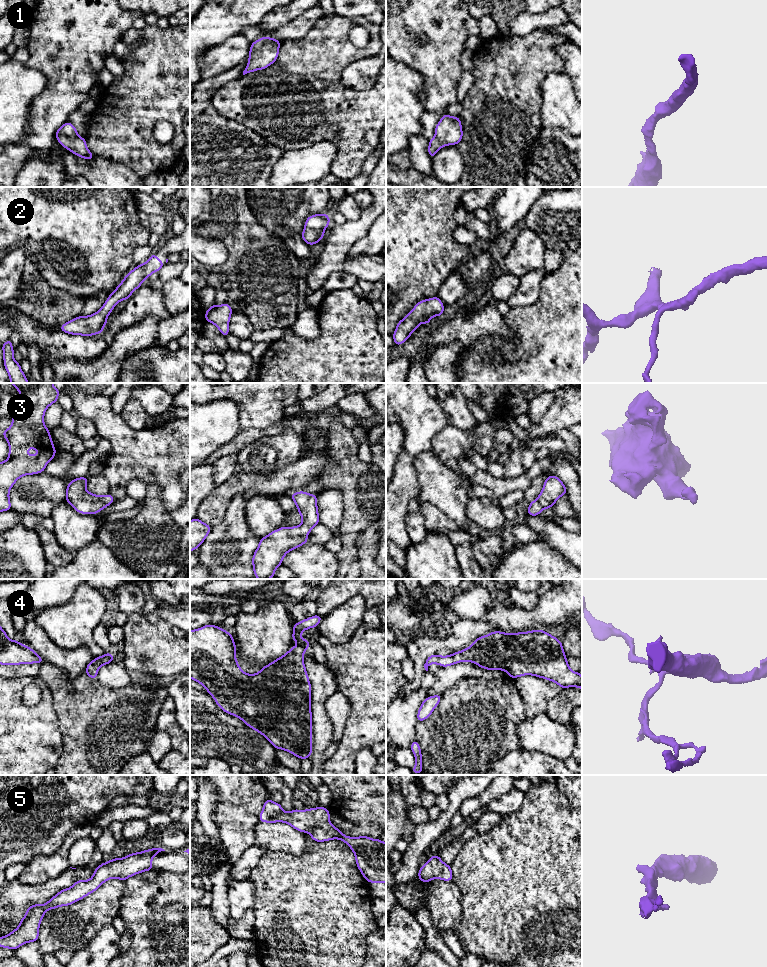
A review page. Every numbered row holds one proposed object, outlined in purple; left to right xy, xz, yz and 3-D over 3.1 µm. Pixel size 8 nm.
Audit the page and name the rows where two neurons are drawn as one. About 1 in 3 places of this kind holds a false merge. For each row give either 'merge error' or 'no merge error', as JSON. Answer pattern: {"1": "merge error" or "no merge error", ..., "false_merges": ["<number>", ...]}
{"1": "no merge error", "2": "no merge error", "3": "no merge error", "4": "no merge error", "5": "no merge error", "false_merges": []}

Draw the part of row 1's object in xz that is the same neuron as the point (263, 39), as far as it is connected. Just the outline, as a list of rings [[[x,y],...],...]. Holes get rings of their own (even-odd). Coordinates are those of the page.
[[[261,37],[251,43],[248,65],[243,71],[243,75],[263,70],[273,64],[278,58],[280,43],[280,41],[269,37]]]

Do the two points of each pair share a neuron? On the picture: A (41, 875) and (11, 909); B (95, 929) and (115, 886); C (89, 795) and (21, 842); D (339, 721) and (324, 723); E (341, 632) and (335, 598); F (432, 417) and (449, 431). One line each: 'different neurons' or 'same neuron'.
A: different neurons
B: same neuron
C: same neuron
D: different neurons
E: different neurons
F: different neurons

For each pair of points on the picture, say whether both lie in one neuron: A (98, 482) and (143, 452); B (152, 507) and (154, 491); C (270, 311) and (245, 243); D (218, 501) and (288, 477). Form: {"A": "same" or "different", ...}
{"A": "different", "B": "same", "C": "same", "D": "same"}

